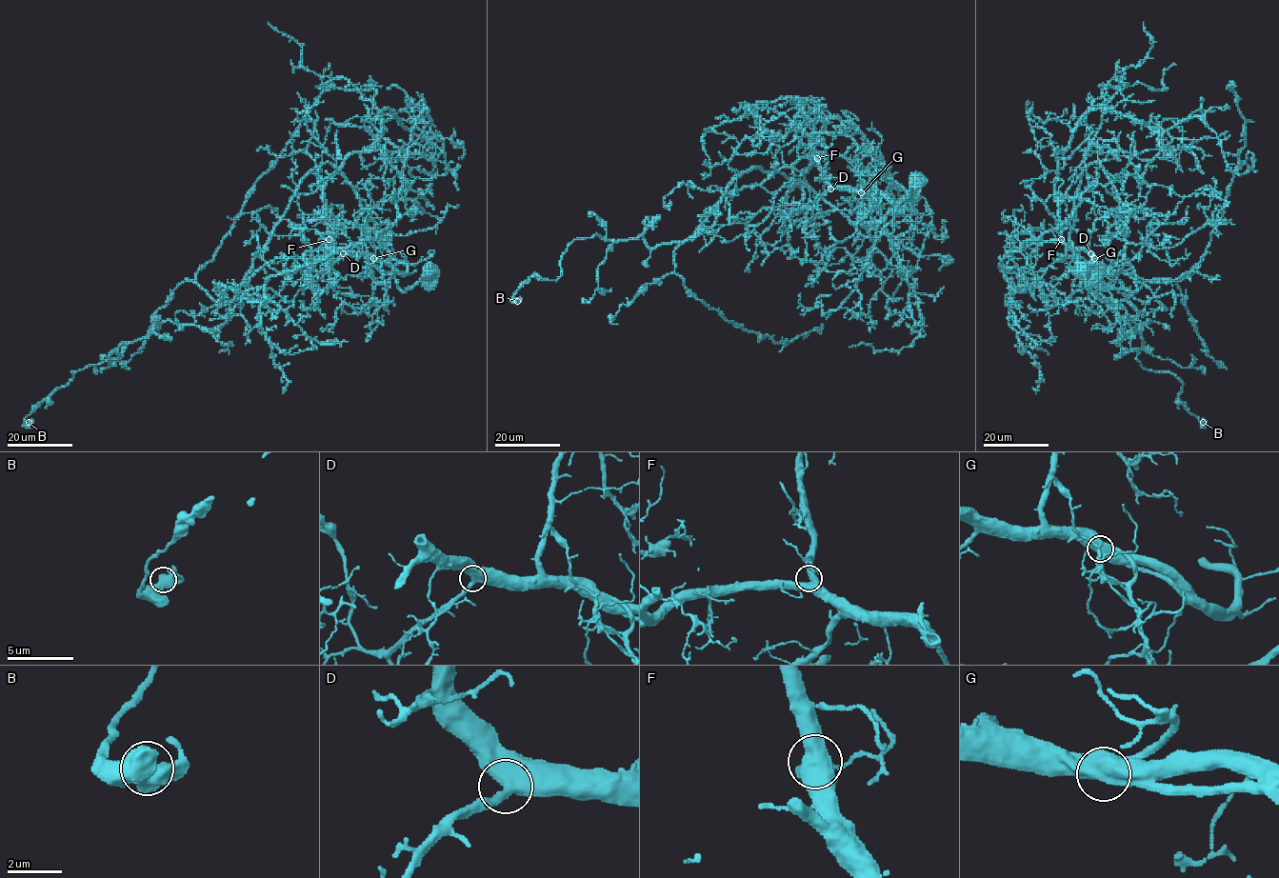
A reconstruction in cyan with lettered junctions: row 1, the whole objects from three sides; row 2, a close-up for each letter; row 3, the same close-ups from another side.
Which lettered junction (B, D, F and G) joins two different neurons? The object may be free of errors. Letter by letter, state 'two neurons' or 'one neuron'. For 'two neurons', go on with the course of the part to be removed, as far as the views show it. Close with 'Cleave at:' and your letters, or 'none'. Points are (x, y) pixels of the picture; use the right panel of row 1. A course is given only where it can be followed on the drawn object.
B: one neuron
D: one neuron
F: one neuron
G: one neuron
Cleave at: none

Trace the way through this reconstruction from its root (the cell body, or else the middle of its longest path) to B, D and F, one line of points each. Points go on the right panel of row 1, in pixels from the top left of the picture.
B: (1081, 275), (1135, 291), (1134, 269), (1060, 260), (1150, 321), (1136, 359), (1203, 422)
D: (1081, 275), (1108, 287), (1137, 289), (1136, 275), (1129, 265), (1114, 266), (1102, 273), (1090, 253)
F: (1081, 275), (1108, 287), (1137, 289), (1129, 265), (1102, 273), (1085, 249), (1061, 239)

